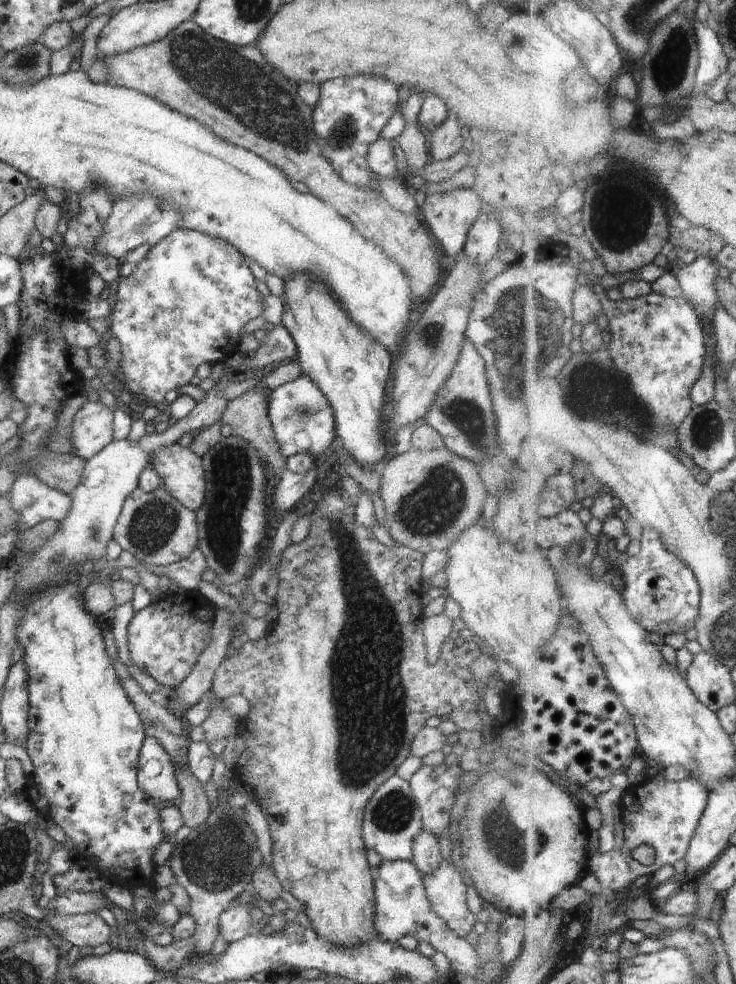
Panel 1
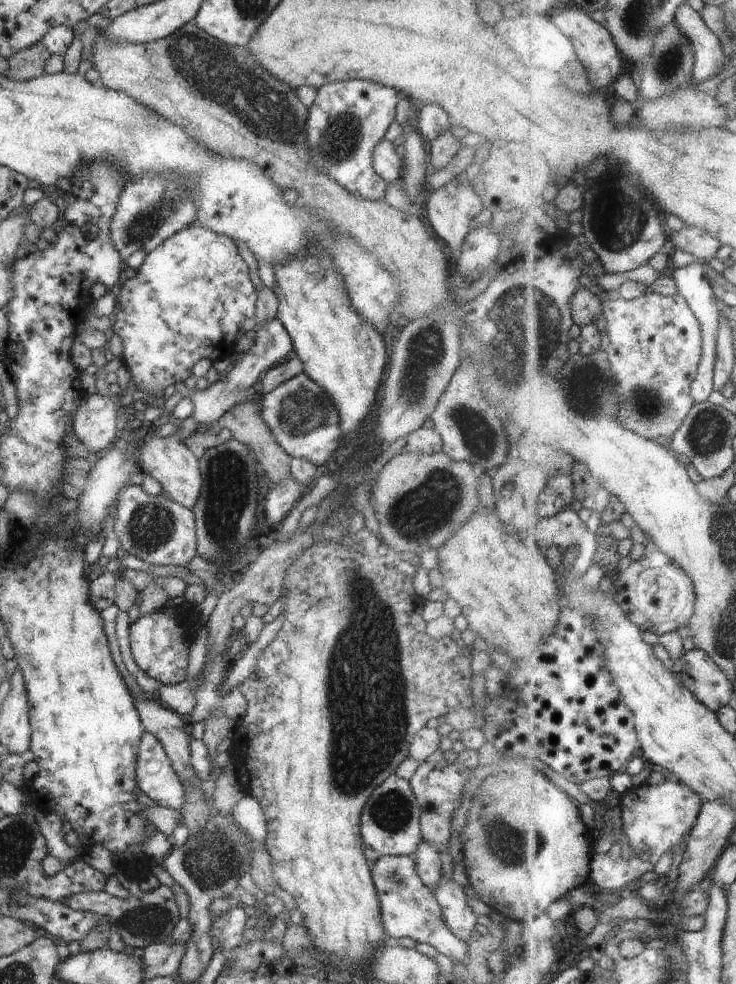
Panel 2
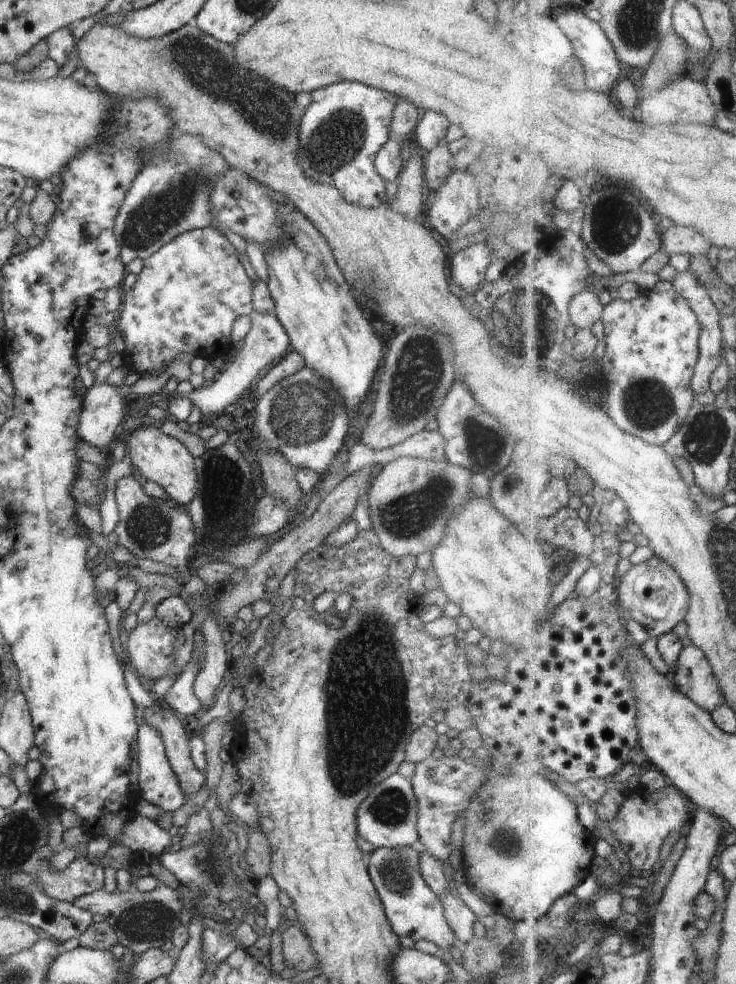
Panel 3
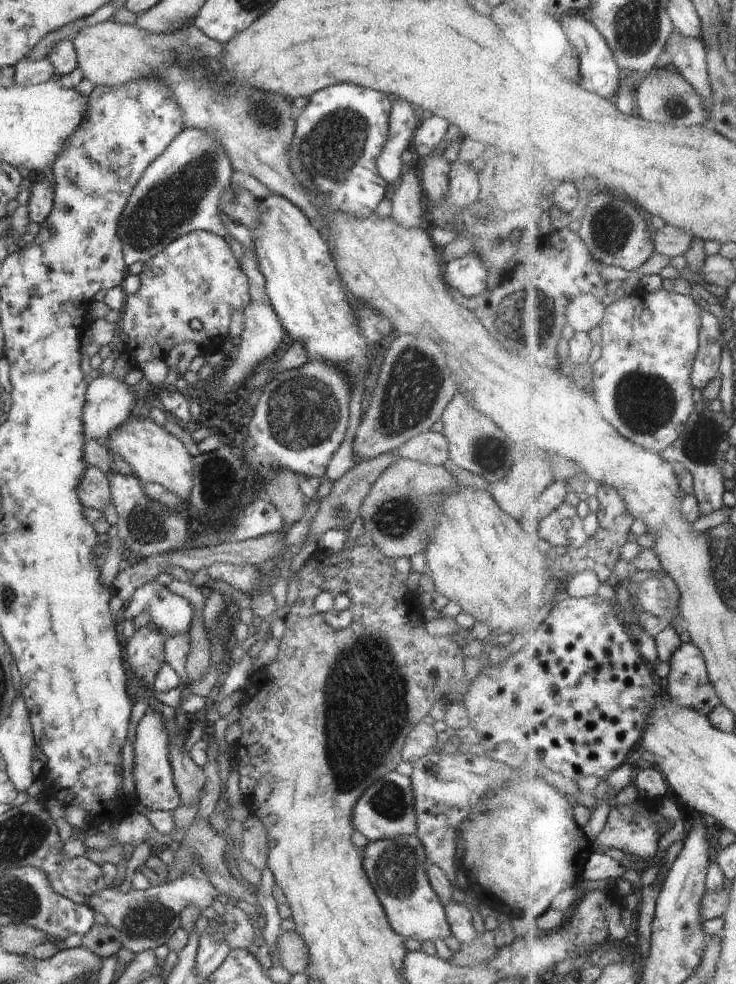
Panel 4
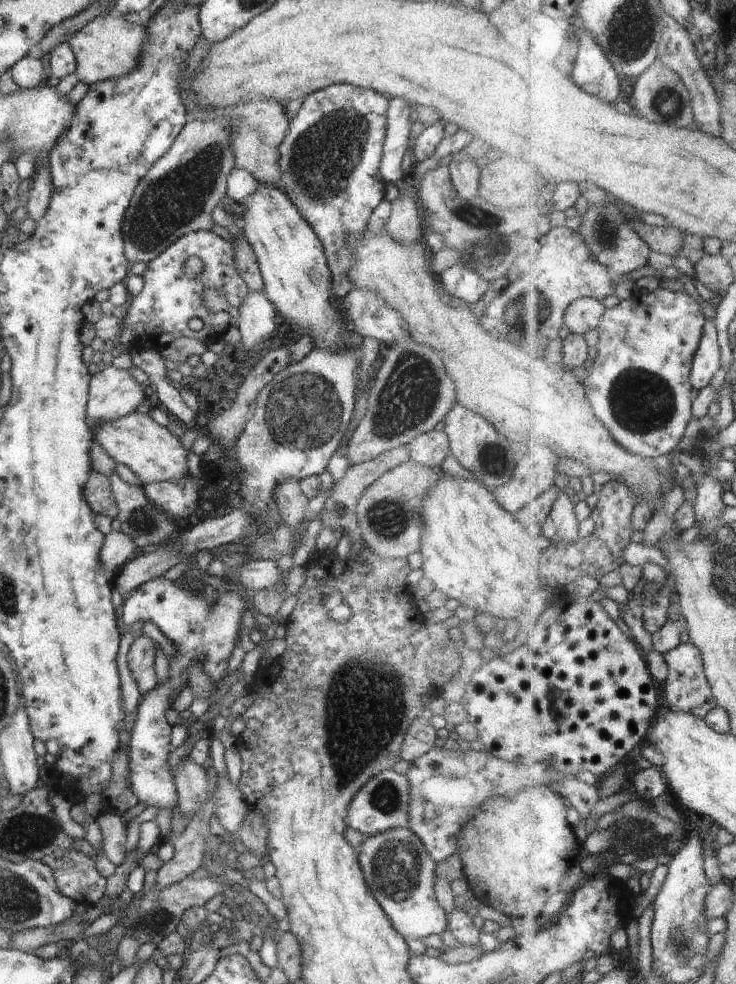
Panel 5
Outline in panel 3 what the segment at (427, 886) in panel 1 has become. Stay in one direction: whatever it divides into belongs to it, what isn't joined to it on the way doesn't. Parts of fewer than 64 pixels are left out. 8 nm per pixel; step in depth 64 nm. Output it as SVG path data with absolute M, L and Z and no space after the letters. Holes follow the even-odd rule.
M450 888L446 893L438 895L443 904L443 913L455 934L456 941L461 945L470 942L474 938L472 925L478 919L464 901L458 896L450 893Z

